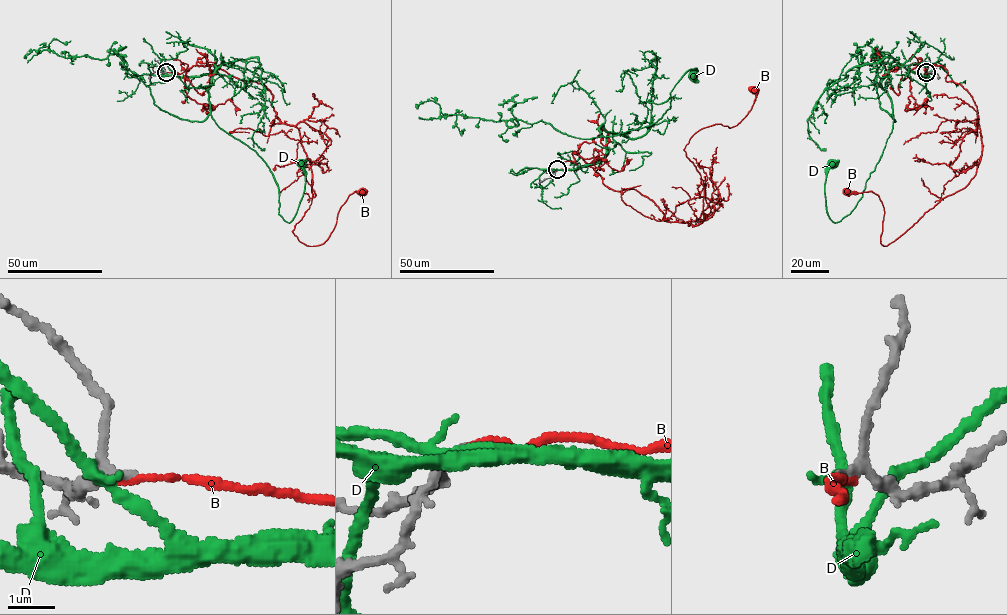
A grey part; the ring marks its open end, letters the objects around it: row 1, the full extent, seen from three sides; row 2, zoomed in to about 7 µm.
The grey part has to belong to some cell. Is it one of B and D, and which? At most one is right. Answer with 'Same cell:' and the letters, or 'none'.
Same cell: none

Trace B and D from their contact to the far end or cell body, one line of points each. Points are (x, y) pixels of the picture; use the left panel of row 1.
B: (165, 72), (214, 65), (273, 95), (311, 170), (300, 242), (321, 245), (364, 192)
D: (165, 72), (195, 77), (214, 64), (210, 115), (265, 162), (288, 223), (303, 192), (301, 163)

